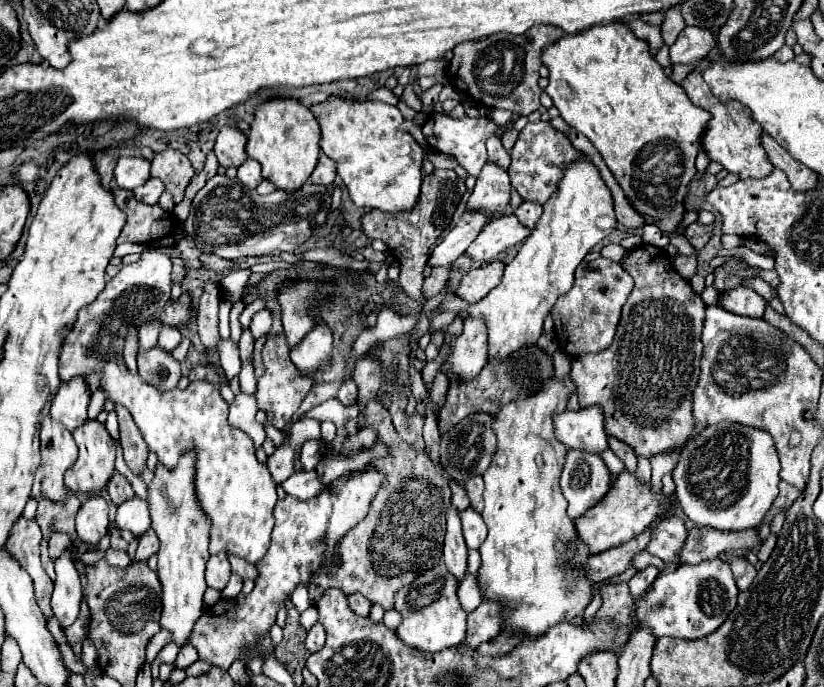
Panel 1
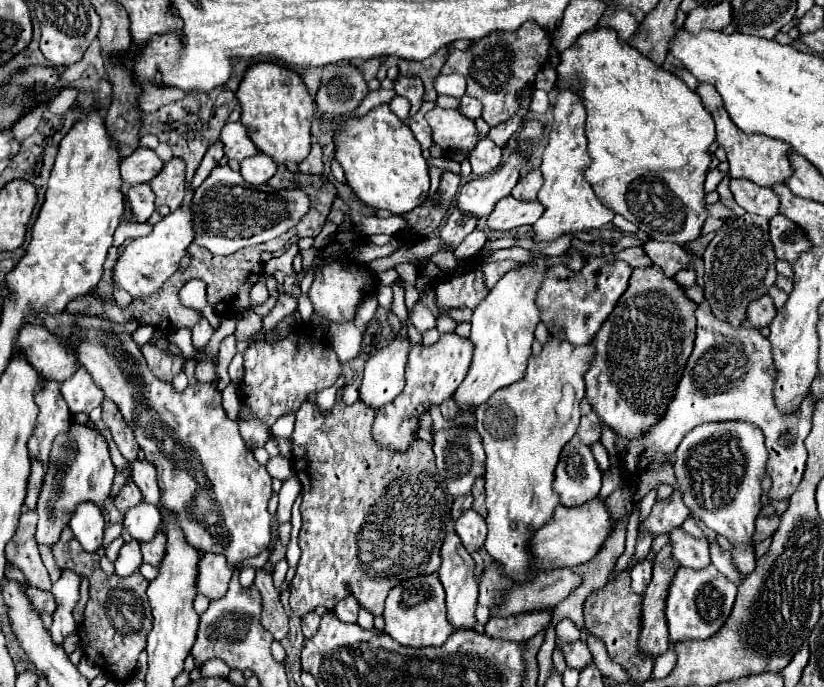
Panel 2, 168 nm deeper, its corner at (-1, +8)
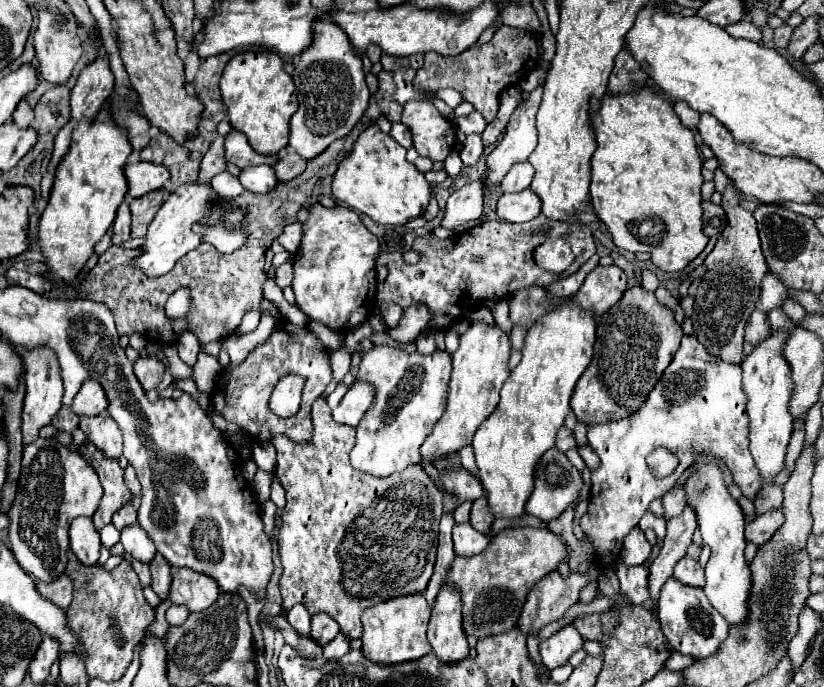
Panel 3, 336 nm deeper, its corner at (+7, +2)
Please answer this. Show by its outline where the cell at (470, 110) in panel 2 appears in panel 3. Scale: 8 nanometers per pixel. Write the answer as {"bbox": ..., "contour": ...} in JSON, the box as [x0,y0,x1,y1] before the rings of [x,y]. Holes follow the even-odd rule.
{"bbox":[454,112,486,134],"contour":[[[472,112],[470,116],[464,116],[464,118],[456,118],[454,120],[454,126],[456,126],[456,130],[458,132],[462,132],[462,134],[482,134],[484,132],[484,128],[486,128],[486,120],[480,116],[480,112]]]}

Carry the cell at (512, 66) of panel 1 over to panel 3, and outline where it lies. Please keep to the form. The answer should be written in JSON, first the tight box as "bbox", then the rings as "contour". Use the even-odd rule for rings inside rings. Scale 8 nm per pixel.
{"bbox":[414,26,538,122],"contour":[[[502,26],[494,32],[490,42],[472,44],[458,56],[442,56],[436,52],[424,54],[424,66],[416,72],[414,84],[416,88],[428,88],[428,90],[454,88],[464,96],[466,102],[474,104],[474,108],[486,118],[486,122],[492,122],[498,112],[500,92],[510,82],[518,82],[520,76],[526,72],[528,62],[534,60],[538,60],[538,40],[526,30]]]}

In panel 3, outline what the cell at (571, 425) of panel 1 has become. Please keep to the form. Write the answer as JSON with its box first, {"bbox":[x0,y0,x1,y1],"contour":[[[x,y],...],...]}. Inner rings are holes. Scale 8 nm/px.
{"bbox":[554,426,576,452],"contour":[[[566,426],[560,428],[560,432],[556,434],[556,444],[554,444],[554,448],[560,450],[560,452],[566,452],[566,450],[570,450],[570,448],[576,448],[576,440],[574,440],[570,428],[566,428]]]}

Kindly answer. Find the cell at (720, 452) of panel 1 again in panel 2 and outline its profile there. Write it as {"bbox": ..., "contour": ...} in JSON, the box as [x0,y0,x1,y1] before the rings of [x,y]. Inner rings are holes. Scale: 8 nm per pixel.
{"bbox":[672,422,768,574],"contour":[[[748,422],[700,424],[684,436],[674,454],[672,468],[686,506],[708,528],[732,542],[732,562],[742,574],[750,574],[756,568],[750,540],[754,534],[754,520],[762,508],[760,496],[766,464],[768,450],[764,446],[764,434],[758,426]]]}

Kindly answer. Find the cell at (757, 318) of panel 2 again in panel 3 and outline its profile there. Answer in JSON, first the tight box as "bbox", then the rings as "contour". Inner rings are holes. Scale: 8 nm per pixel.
{"bbox":[746,308,772,346],"contour":[[[756,308],[752,312],[752,316],[748,318],[748,324],[746,324],[746,342],[750,342],[752,346],[756,346],[756,344],[764,342],[770,334],[772,334],[772,328],[770,328],[766,312],[762,312],[760,308]]]}

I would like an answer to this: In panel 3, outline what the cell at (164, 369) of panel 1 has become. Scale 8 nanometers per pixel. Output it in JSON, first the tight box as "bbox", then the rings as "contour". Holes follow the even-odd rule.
{"bbox":[134,356,164,390],"contour":[[[142,356],[134,362],[134,374],[144,390],[154,390],[164,376],[164,364],[158,358]]]}

